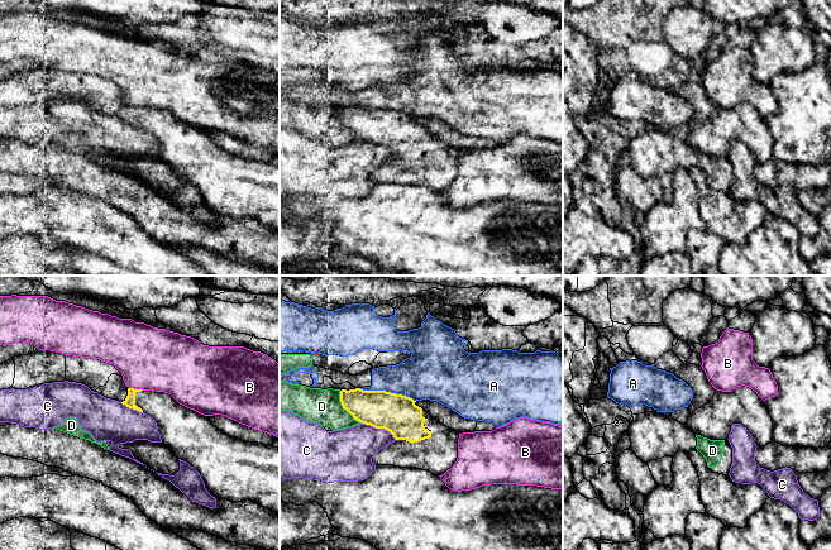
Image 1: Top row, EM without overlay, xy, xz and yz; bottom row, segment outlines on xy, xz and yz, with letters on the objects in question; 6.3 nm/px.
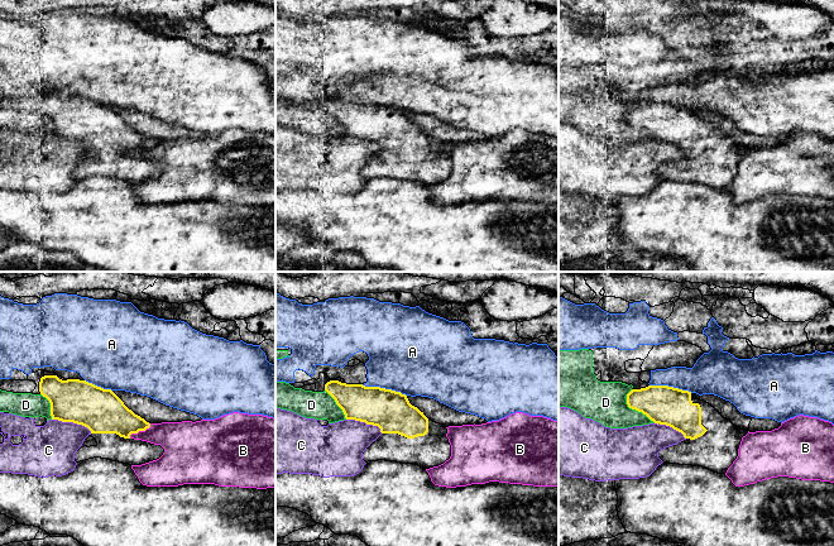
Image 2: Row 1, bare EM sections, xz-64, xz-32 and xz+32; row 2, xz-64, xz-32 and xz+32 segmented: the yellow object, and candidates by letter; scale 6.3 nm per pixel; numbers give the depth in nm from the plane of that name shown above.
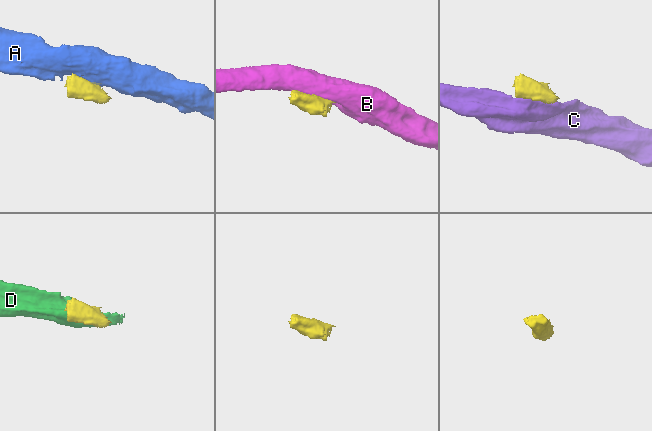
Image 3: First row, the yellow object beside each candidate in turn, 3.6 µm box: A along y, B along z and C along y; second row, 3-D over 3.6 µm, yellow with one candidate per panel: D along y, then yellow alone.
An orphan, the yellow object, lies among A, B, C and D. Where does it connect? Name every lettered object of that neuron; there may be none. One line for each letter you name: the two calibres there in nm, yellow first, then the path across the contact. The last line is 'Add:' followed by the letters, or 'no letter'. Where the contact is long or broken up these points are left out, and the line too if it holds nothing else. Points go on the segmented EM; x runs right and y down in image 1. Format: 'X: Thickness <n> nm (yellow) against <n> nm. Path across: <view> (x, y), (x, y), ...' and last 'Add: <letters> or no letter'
Add: no letter

